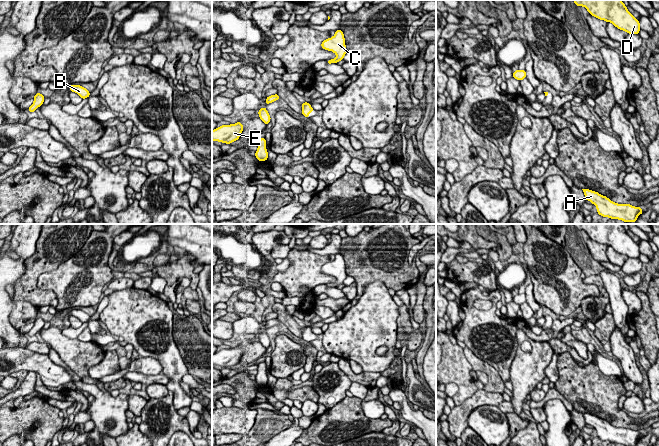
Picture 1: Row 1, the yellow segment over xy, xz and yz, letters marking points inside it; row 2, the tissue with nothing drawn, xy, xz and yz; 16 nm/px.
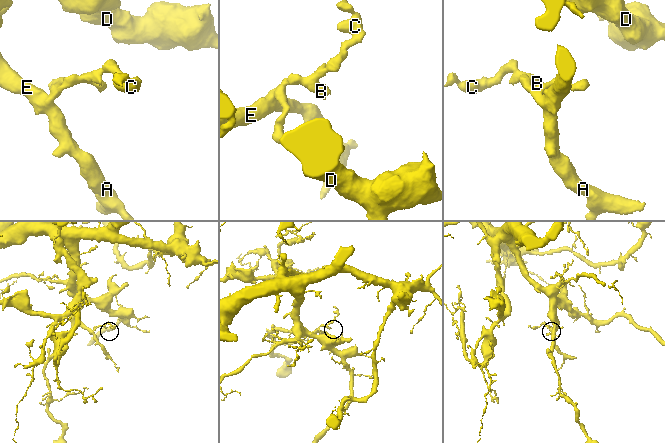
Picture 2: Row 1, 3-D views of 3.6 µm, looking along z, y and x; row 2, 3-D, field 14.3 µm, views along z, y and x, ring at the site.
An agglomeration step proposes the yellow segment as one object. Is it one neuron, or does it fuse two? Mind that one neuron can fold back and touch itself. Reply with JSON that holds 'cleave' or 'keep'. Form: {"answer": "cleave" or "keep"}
{"answer": "keep"}

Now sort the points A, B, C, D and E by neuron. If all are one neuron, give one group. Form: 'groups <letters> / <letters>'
groups A B C D E

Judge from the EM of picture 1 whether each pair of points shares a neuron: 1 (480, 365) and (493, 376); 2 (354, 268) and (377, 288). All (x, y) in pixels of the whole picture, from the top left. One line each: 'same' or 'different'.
1: same
2: different

